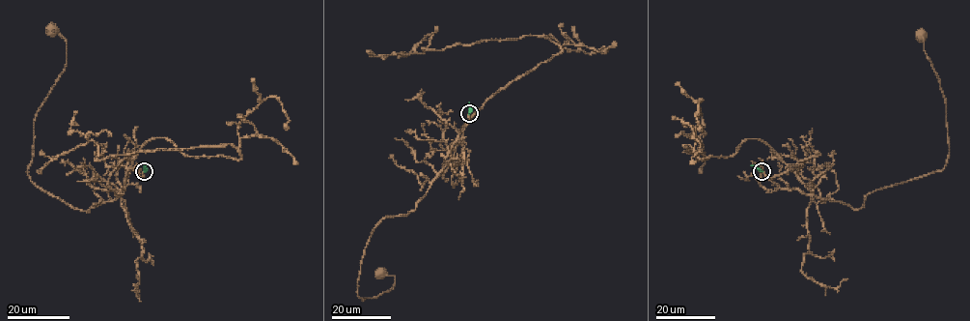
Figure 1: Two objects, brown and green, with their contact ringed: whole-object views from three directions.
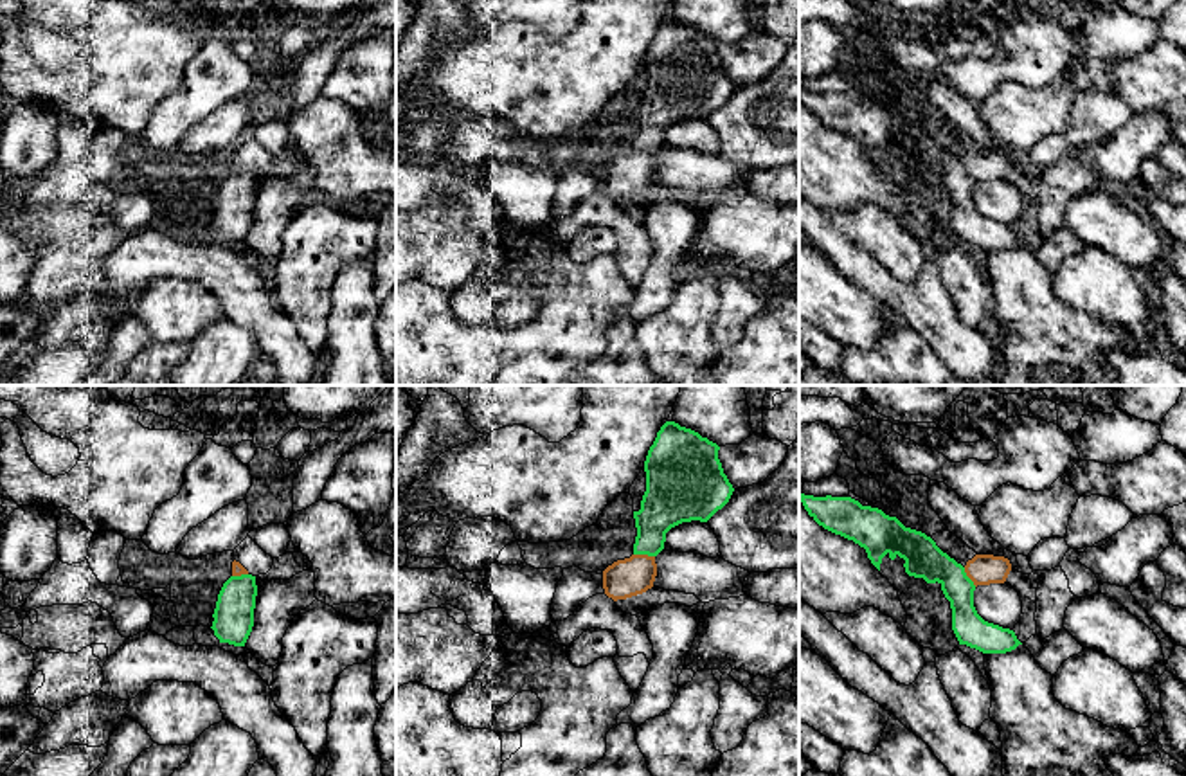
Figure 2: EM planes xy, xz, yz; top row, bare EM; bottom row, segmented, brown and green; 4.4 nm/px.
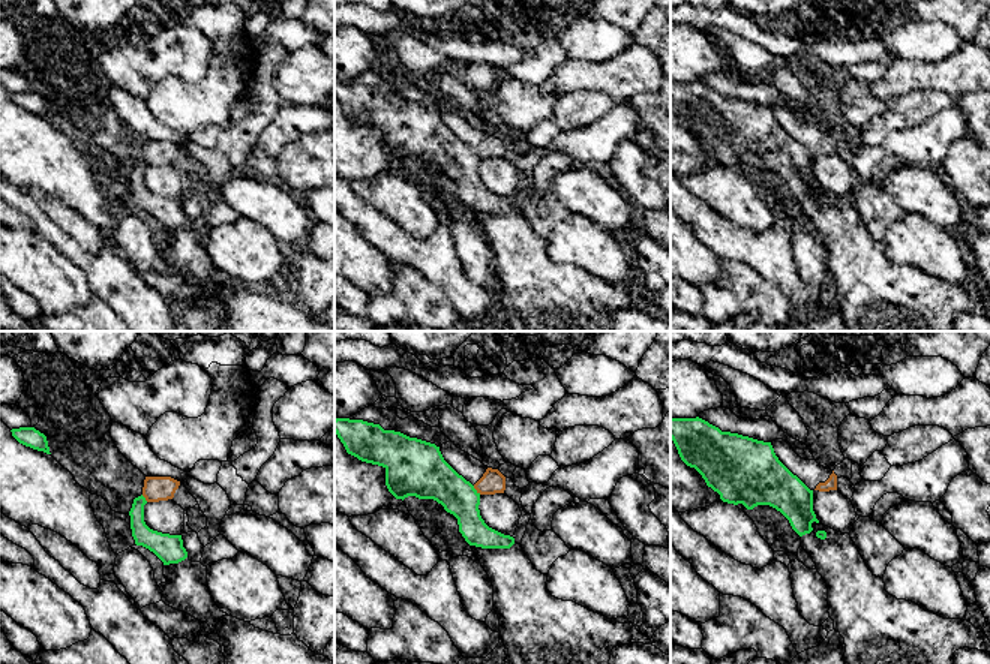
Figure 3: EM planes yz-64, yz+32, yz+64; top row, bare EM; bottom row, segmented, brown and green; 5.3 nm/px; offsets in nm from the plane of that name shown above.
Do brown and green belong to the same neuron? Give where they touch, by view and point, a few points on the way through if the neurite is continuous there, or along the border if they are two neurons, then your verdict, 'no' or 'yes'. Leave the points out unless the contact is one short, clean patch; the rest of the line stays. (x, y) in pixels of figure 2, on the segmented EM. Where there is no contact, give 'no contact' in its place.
meets brown in xz at (645, 555); border along xz (634, 553), (654, 557); no

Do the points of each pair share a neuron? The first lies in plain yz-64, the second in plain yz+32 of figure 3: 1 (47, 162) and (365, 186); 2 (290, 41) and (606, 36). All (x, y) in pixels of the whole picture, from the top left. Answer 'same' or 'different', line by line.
1: different
2: same

